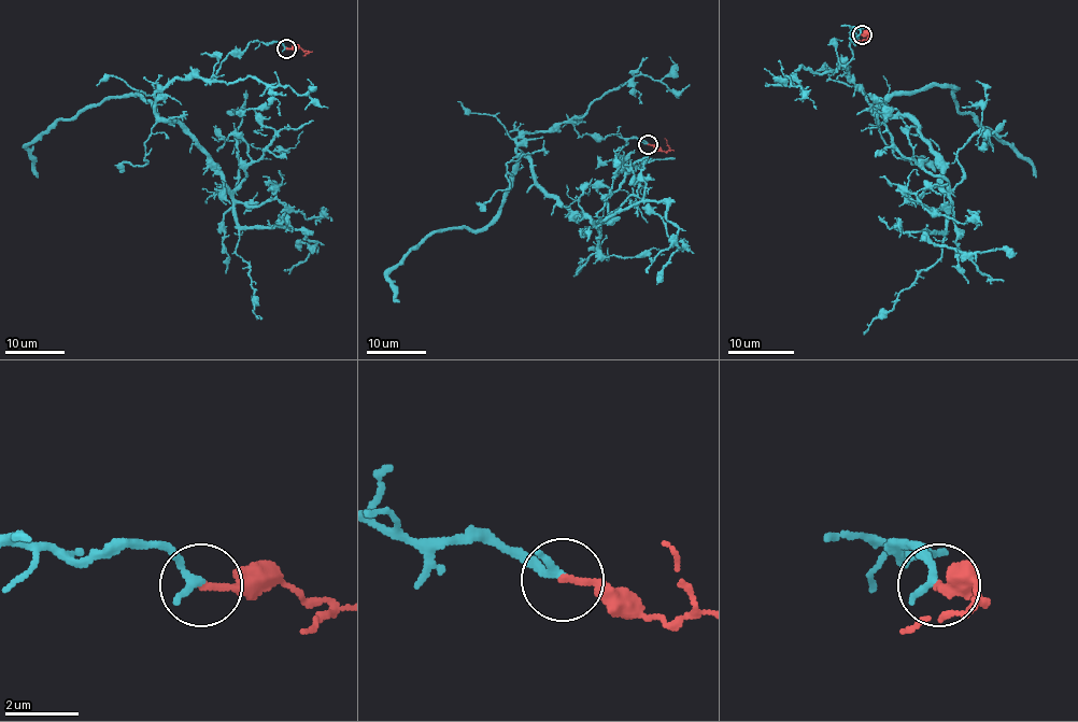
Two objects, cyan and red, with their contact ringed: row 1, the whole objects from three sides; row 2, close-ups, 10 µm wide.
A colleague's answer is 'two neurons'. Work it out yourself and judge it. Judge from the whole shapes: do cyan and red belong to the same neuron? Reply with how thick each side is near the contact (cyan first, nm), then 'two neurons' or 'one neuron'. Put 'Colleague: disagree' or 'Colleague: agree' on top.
Colleague: agree
260/190 nm | two neurons

